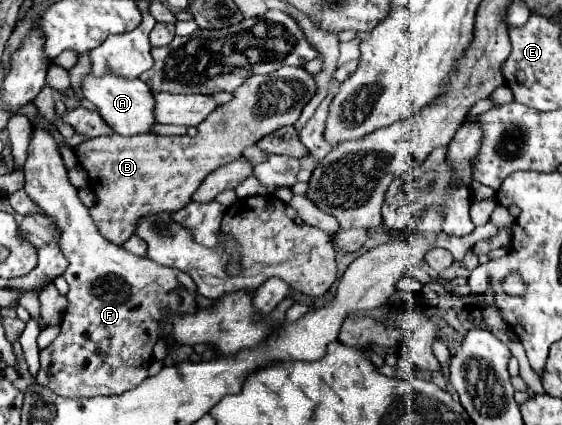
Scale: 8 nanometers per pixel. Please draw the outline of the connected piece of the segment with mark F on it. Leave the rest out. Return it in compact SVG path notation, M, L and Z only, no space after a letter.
M42 122L32 124L24 174L26 194L44 210L46 216L52 216L52 220L56 220L56 226L62 230L60 248L70 262L68 270L64 272L70 290L66 294L68 308L60 324L62 330L58 338L40 352L40 370L36 380L38 384L50 388L56 396L62 398L124 394L148 378L148 366L152 364L154 344L164 336L164 328L160 328L160 322L172 314L194 314L198 310L196 284L192 284L192 278L184 272L164 268L148 258L134 256L126 252L122 246L116 246L100 236L98 228L94 226L88 214L88 208L78 198L78 190L72 188L72 184L68 184L66 166L60 156L56 138L48 128L44 128Z

